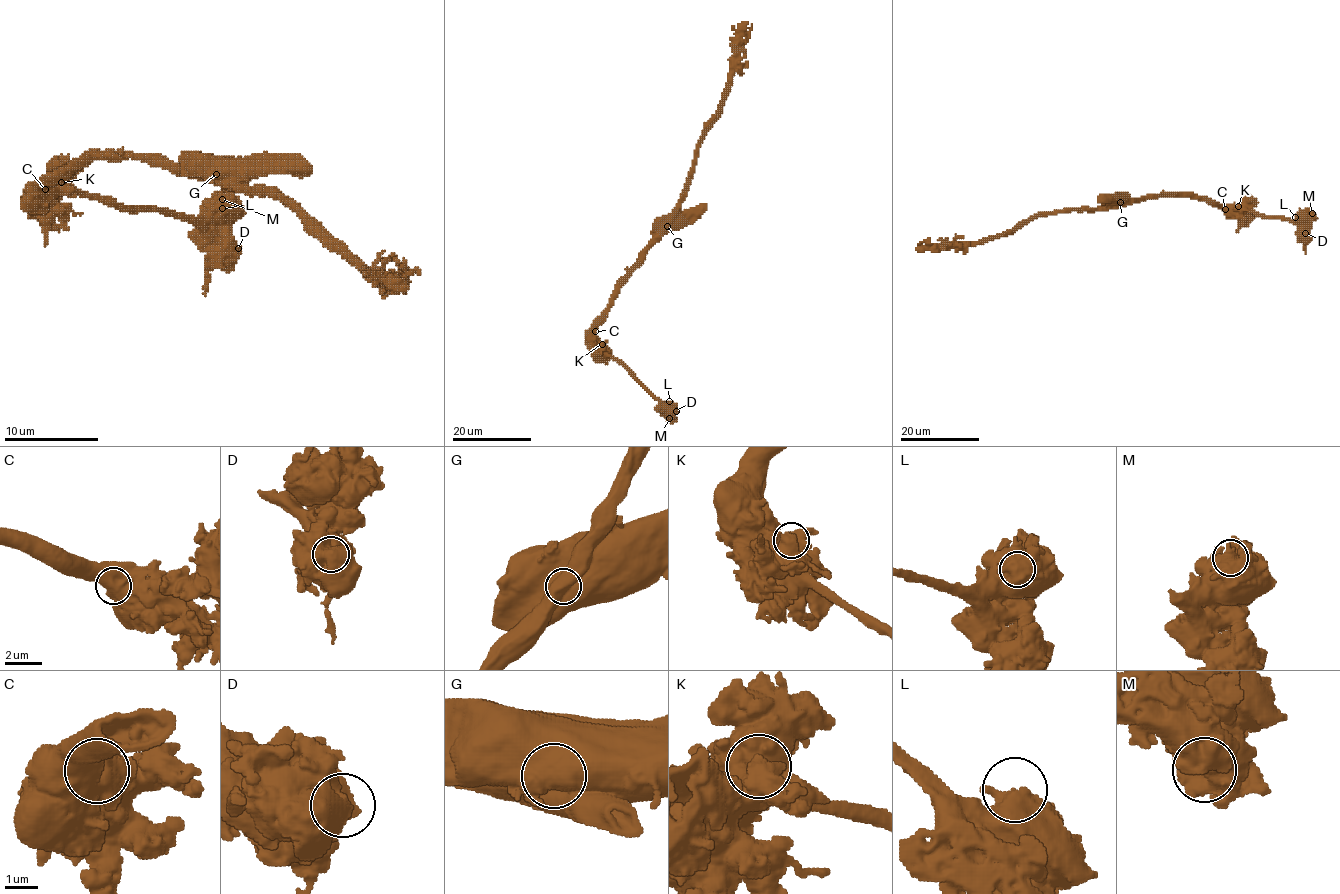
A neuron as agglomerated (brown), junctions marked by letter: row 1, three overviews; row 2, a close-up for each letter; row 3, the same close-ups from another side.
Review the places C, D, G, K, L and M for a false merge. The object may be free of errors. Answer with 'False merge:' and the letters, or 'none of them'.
False merge: none of them

